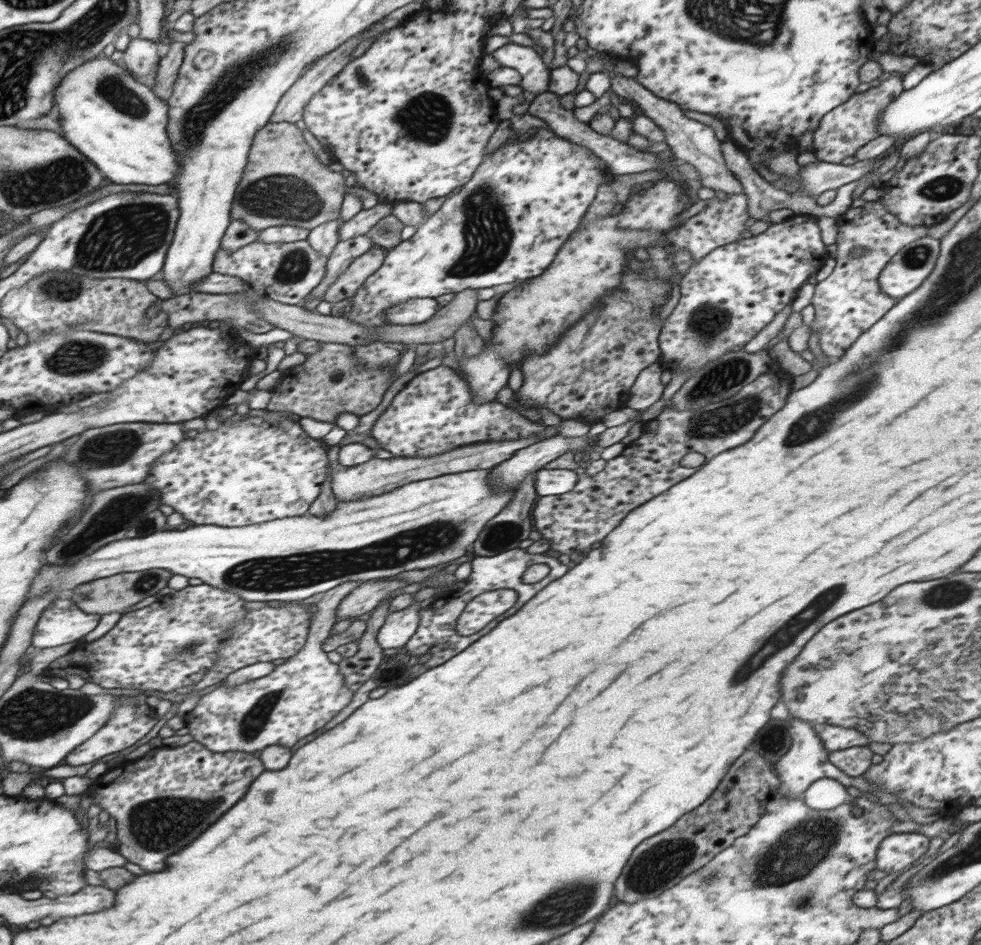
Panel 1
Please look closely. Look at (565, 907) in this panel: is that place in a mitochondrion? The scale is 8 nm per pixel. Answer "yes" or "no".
yes

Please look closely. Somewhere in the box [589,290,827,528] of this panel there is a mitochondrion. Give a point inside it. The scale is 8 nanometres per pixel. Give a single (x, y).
(721, 421)

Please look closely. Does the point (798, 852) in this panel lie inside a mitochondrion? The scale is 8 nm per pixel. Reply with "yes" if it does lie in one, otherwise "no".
yes

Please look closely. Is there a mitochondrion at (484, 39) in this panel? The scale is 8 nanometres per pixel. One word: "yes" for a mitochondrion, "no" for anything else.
no

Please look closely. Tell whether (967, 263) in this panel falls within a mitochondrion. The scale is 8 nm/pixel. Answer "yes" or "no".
yes

